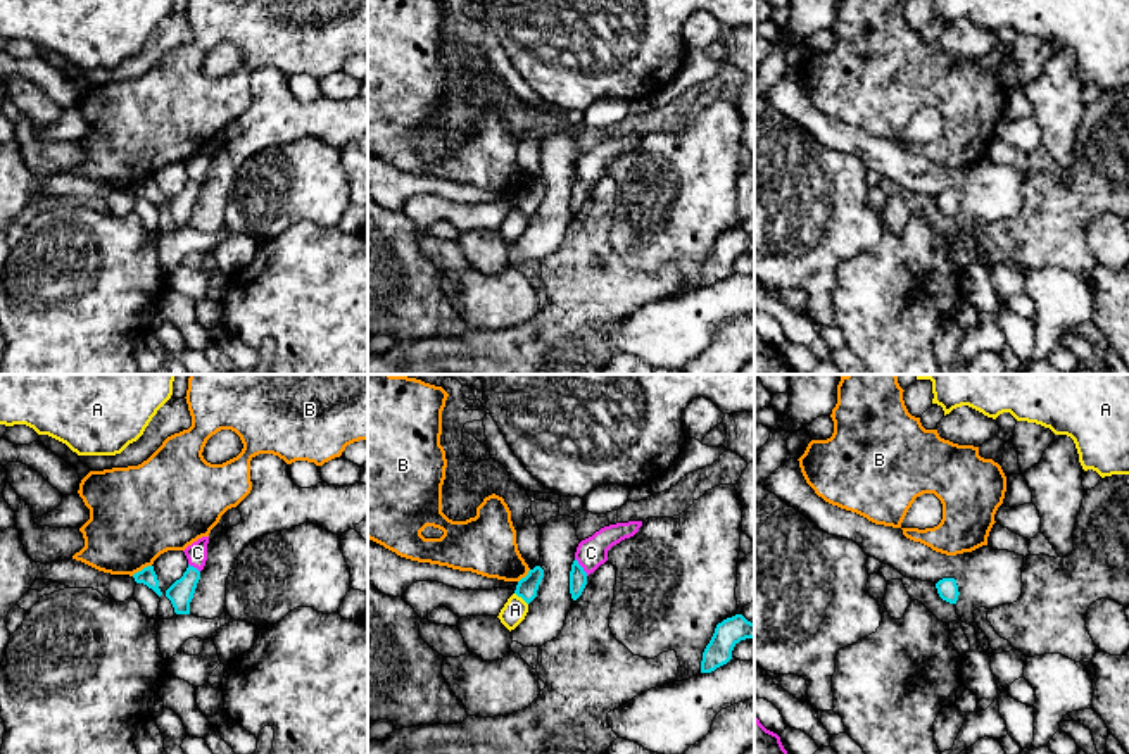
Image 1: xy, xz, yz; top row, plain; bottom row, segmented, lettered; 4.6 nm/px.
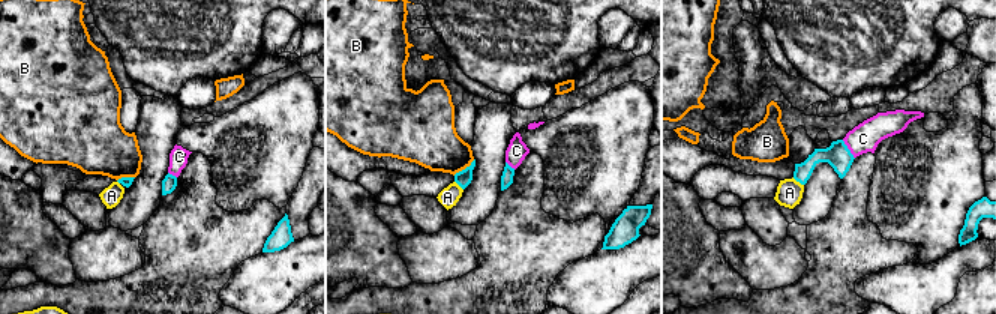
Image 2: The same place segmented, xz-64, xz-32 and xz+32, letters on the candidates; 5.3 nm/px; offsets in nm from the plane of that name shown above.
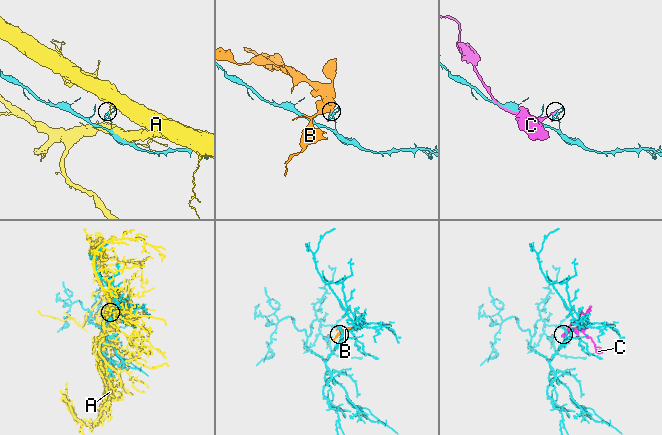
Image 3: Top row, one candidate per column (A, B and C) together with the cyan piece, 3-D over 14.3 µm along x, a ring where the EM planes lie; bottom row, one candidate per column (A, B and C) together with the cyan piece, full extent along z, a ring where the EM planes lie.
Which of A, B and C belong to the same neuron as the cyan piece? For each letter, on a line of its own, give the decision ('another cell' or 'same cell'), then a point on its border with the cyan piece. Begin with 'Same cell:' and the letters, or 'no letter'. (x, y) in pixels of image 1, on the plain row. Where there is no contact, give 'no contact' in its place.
Same cell: no letter
A: another cell | xz (522, 211)
B: another cell | xy (142, 183)
C: another cell | xz (580, 180)

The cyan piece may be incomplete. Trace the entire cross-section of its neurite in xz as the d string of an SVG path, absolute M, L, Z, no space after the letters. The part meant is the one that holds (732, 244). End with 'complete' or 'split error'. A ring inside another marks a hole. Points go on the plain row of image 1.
M742 228L723 233L703 266L701 286L711 286L732 273L734 261L746 252L754 252L754 235Z; complete

